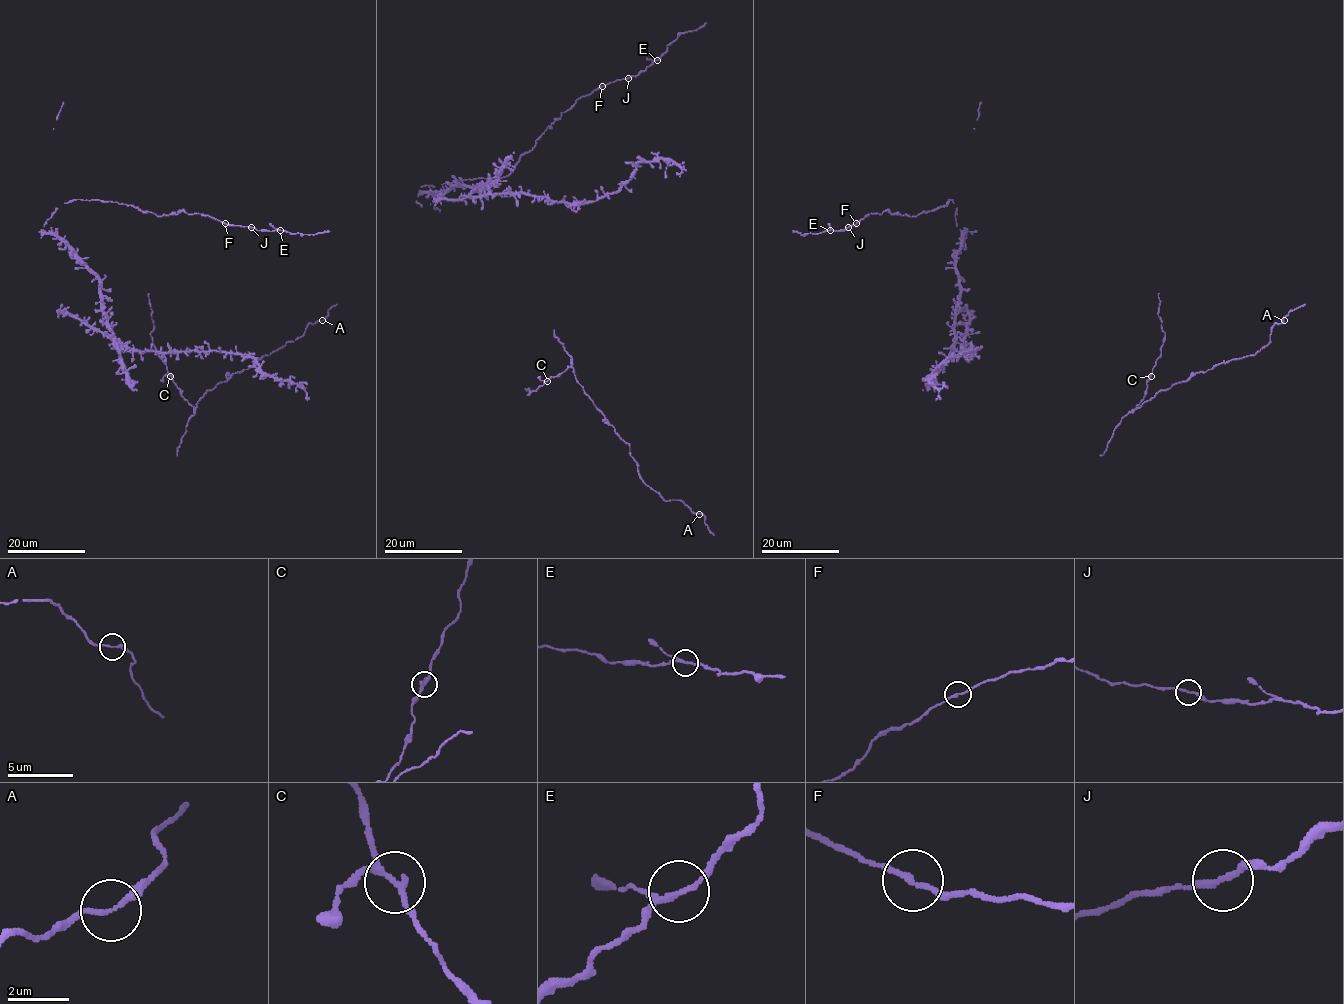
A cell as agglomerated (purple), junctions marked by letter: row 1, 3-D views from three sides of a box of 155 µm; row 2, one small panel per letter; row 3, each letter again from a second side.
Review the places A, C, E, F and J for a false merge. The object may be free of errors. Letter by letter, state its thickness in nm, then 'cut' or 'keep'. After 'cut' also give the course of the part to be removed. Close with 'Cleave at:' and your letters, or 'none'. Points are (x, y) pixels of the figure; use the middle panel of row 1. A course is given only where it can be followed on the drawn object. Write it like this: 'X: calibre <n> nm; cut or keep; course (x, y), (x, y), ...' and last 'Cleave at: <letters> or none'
A: calibre 170 nm; keep
C: calibre 160 nm; keep
E: calibre 160 nm; keep
F: calibre 160 nm; keep
J: calibre 190 nm; keep
Cleave at: none

